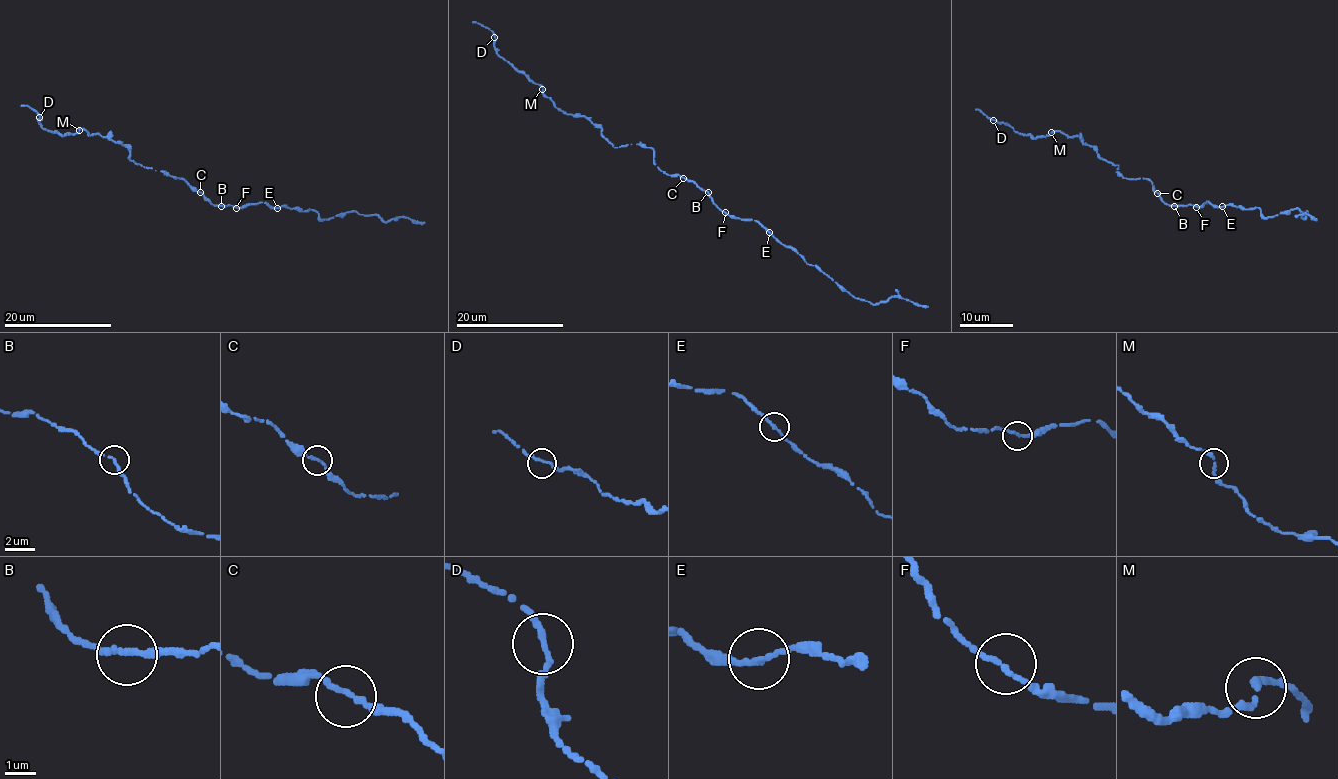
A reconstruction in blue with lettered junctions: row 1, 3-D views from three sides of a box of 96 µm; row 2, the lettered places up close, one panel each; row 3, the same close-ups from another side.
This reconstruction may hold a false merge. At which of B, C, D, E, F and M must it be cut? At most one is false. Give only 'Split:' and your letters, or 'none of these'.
Split: none of these

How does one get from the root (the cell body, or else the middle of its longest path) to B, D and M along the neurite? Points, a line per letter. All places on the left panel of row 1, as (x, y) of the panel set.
B: (201, 192), (213, 205), (221, 206)
D: (201, 192), (183, 179), (136, 164), (126, 146), (83, 128), (63, 135), (50, 132), (39, 117)
M: (201, 192), (183, 179), (136, 164), (124, 145), (98, 134), (89, 134), (83, 128), (79, 130)

